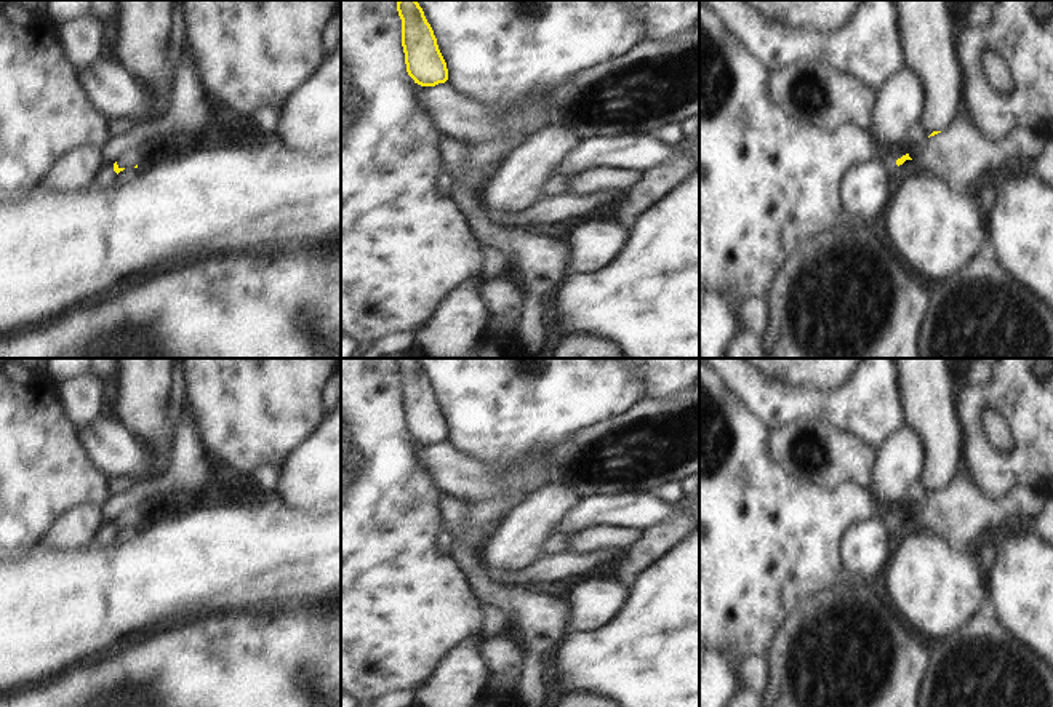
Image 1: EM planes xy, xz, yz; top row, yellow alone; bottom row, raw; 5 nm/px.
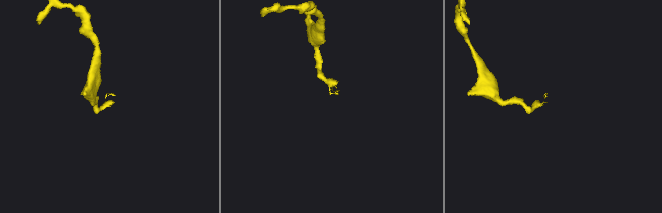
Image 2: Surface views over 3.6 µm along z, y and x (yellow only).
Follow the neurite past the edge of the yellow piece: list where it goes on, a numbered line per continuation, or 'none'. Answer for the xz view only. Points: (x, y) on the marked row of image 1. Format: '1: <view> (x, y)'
none

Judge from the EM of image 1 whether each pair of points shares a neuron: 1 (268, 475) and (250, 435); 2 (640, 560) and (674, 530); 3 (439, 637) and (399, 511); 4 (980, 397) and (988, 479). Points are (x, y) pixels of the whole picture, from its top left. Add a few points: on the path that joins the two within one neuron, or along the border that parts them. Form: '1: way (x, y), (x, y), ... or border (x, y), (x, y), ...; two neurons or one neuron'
1: border (277, 464), (260, 466), (252, 475); two neurons
2: way (648, 552), (666, 535); one neuron
3: way (407, 605), (399, 597), (399, 543); one neuron
4: way (975, 418), (975, 439), (981, 458); one neuron

